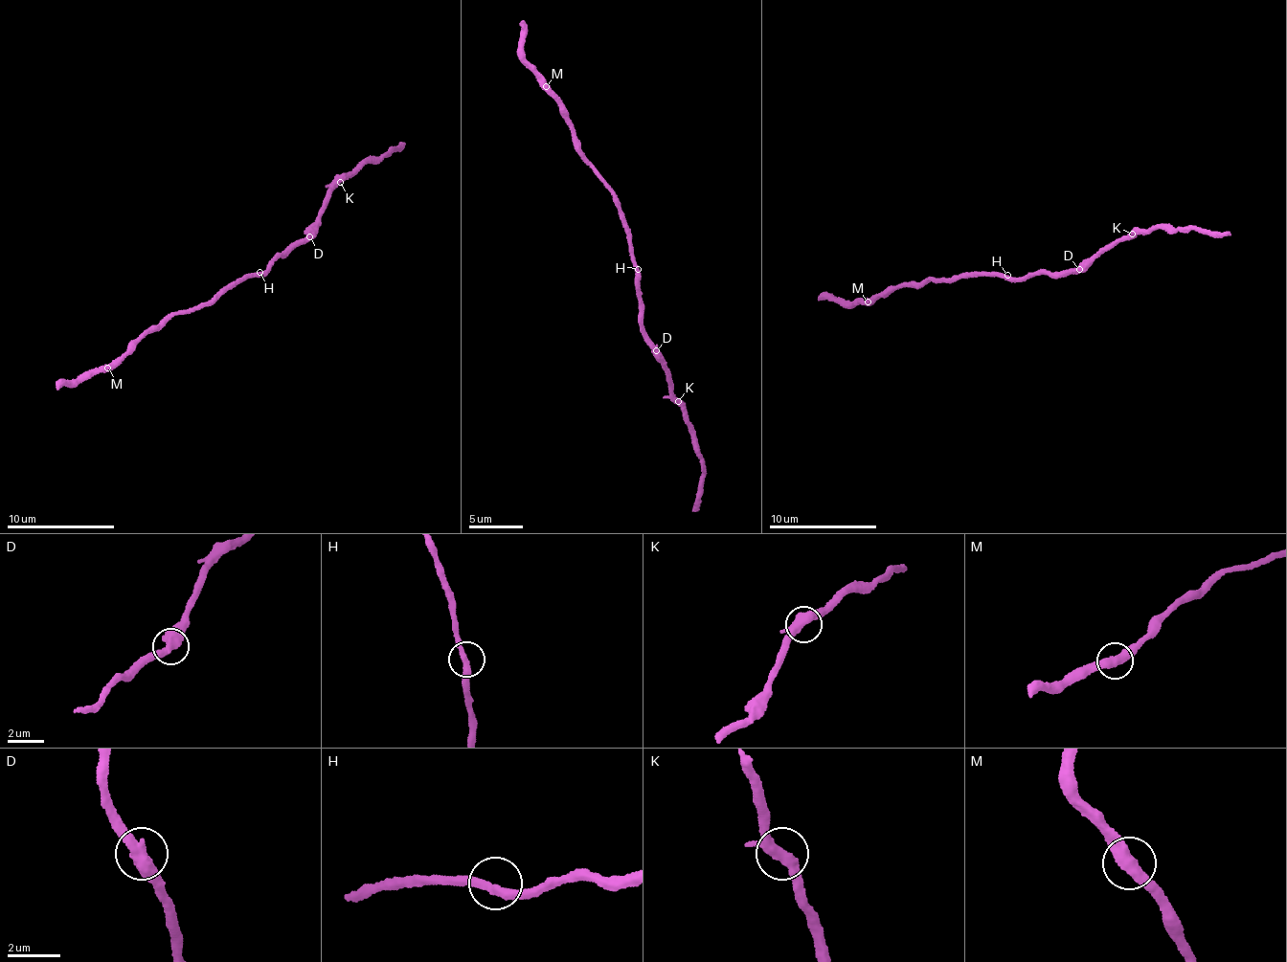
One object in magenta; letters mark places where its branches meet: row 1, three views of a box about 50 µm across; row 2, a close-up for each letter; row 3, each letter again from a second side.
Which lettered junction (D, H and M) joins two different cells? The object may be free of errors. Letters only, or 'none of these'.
none of these

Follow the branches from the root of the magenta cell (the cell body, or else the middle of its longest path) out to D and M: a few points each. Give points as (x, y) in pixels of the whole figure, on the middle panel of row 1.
D: (637, 267), (640, 330), (645, 343), (656, 349)
M: (637, 267), (632, 234), (620, 204), (614, 199), (614, 189), (582, 155), (565, 105), (546, 86)

